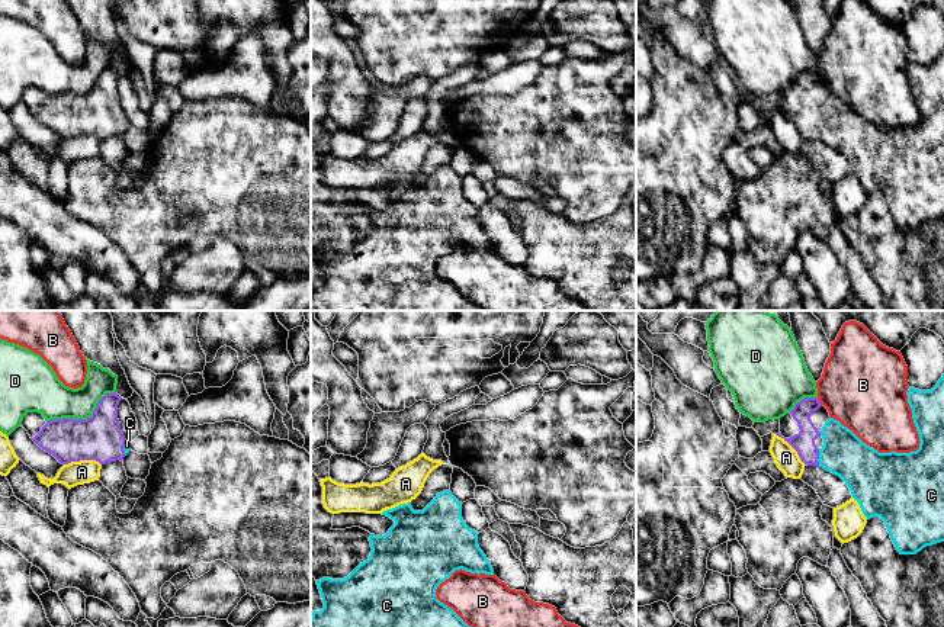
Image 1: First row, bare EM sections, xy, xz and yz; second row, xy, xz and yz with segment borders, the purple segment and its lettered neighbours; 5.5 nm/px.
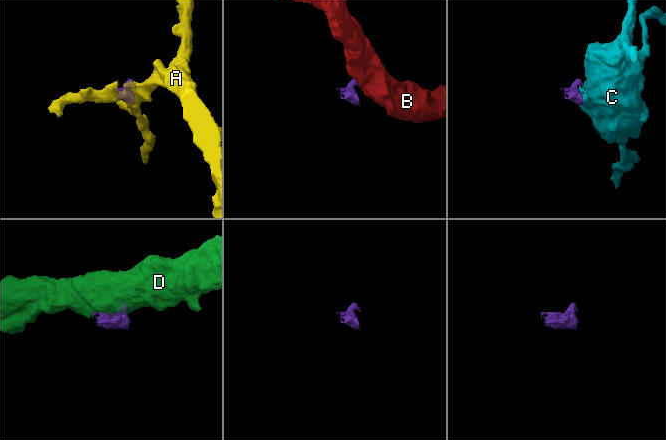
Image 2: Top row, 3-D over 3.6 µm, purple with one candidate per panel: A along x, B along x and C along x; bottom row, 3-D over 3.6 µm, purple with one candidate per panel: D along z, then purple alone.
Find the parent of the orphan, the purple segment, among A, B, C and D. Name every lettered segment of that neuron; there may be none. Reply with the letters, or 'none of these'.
C

